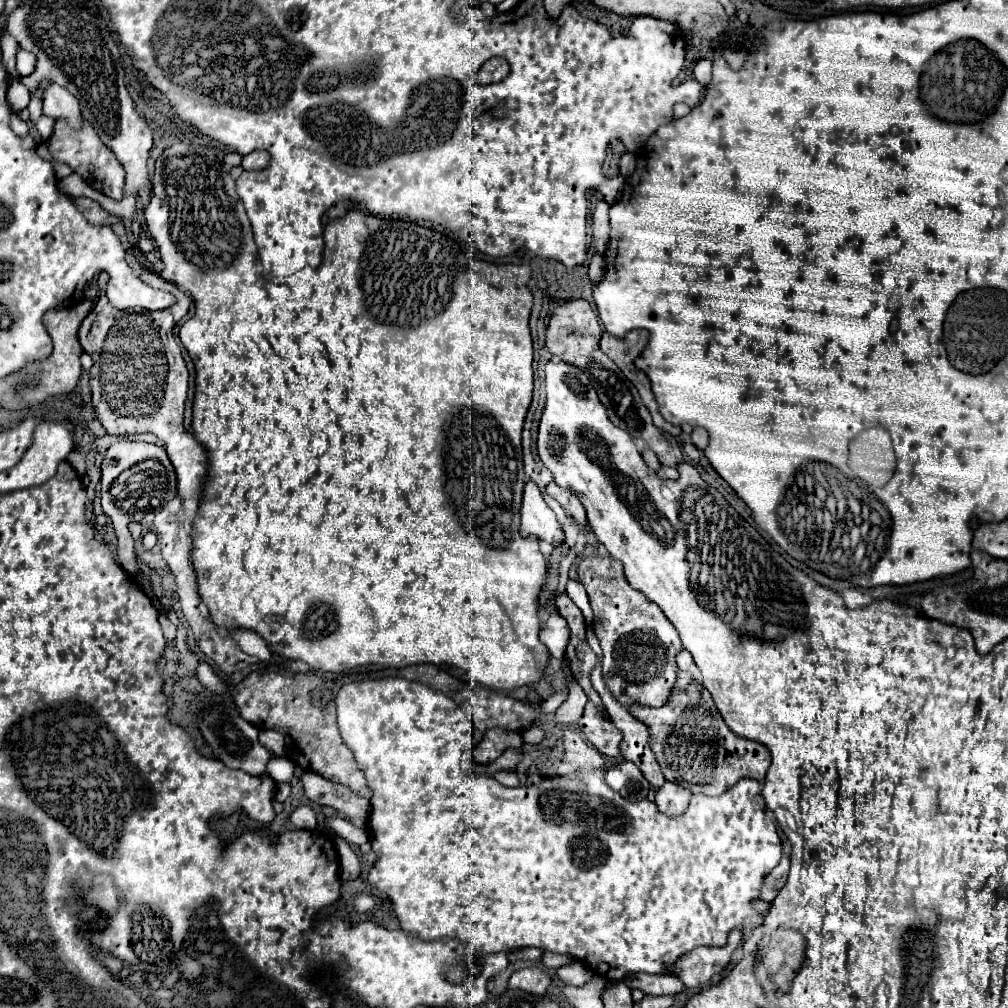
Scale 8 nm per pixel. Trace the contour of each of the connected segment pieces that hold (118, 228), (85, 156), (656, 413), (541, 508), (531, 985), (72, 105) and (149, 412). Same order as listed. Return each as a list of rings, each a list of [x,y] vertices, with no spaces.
[[[72,198],[72,202],[76,204],[76,208],[88,218],[88,222],[94,222],[94,224],[106,224],[106,226],[112,226],[112,230],[120,236],[122,240],[122,245],[125,249],[128,249],[128,256],[132,256],[132,246],[129,246],[128,238],[126,236],[126,230],[124,230],[124,224],[120,222],[120,218],[104,212],[100,208],[98,202],[94,200],[88,200],[88,198]]]
[[[56,120],[56,126],[54,126],[54,132],[50,136],[50,146],[48,148],[50,148],[50,152],[56,160],[66,162],[76,174],[80,174],[84,180],[88,180],[88,184],[94,186],[96,190],[100,190],[102,194],[106,194],[114,200],[124,198],[124,178],[126,178],[124,168],[116,160],[112,150],[108,150],[102,144],[102,140],[92,130],[88,120],[82,120],[80,128],[72,128],[66,120]]]
[[[632,330],[628,332],[626,338],[616,338],[608,332],[602,334],[600,338],[600,348],[602,352],[616,362],[616,366],[624,372],[624,376],[628,376],[628,380],[632,380],[632,384],[638,388],[638,394],[644,402],[644,406],[650,410],[652,414],[652,420],[654,424],[672,434],[672,436],[680,436],[680,428],[678,426],[672,426],[670,422],[666,422],[662,416],[660,416],[660,410],[658,410],[658,404],[652,396],[652,388],[650,388],[650,380],[648,376],[644,376],[644,372],[640,372],[636,366],[634,366],[634,358],[642,352],[642,348],[646,348],[649,340],[649,332],[646,330]]]
[[[526,482],[522,510],[520,510],[520,534],[538,536],[554,546],[564,542],[564,532],[556,520],[556,514],[544,502],[538,486],[534,482]]]
[[[540,968],[518,970],[508,980],[510,990],[518,988],[518,990],[524,990],[524,992],[530,992],[530,994],[536,994],[536,996],[544,996],[548,986],[550,986],[550,976],[546,972],[542,972]]]
[[[48,84],[44,94],[42,94],[42,102],[44,102],[44,114],[50,118],[66,118],[72,126],[80,126],[80,104],[78,100],[66,90],[60,88],[60,84]]]
[[[98,296],[96,306],[80,326],[80,344],[94,360],[90,390],[96,418],[112,436],[154,434],[166,446],[178,478],[178,496],[186,502],[190,498],[202,498],[208,458],[204,446],[184,426],[188,368],[174,340],[174,326],[172,308],[164,312],[128,314],[112,308],[106,296]]]

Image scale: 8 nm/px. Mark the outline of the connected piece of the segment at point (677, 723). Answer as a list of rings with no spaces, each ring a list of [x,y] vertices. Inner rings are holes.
[[[692,686],[684,692],[678,692],[674,688],[672,696],[668,698],[668,702],[662,708],[632,708],[630,714],[650,728],[650,746],[656,754],[656,760],[660,762],[664,778],[682,784],[692,794],[718,796],[718,794],[726,792],[728,788],[732,788],[740,778],[762,780],[766,776],[766,770],[770,766],[770,752],[764,748],[764,744],[756,744],[754,740],[744,740],[742,736],[736,736],[722,720],[720,712],[716,710],[716,706],[712,702],[712,696],[706,690],[698,690]],[[688,704],[700,704],[700,706],[688,714],[688,710],[690,710]]]

